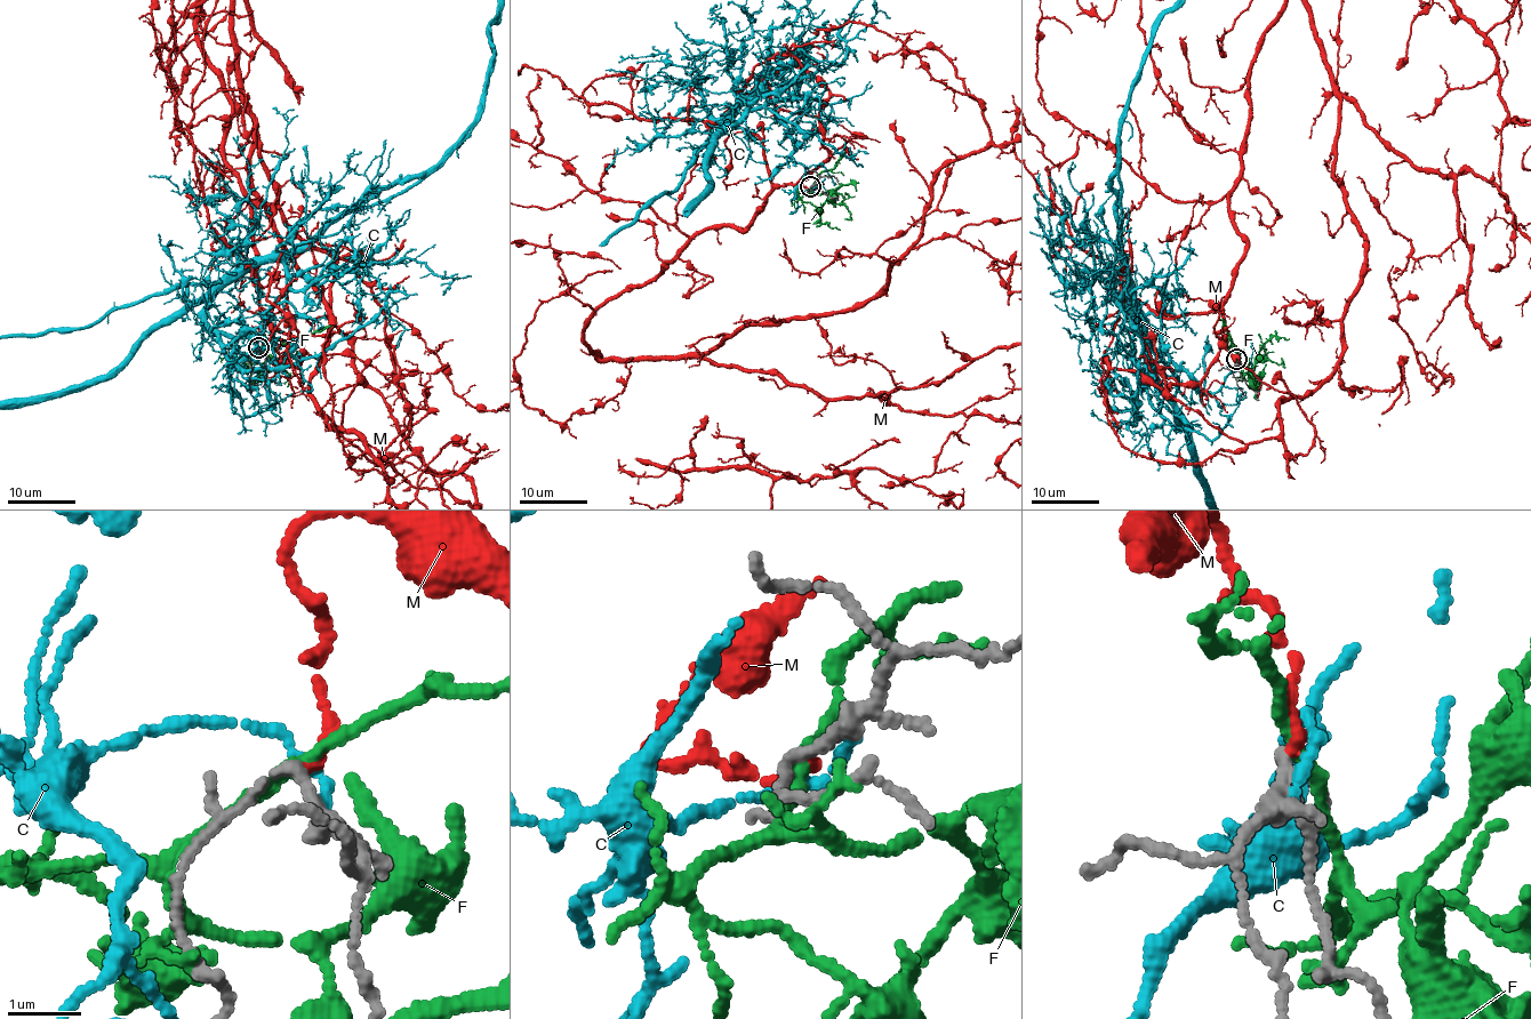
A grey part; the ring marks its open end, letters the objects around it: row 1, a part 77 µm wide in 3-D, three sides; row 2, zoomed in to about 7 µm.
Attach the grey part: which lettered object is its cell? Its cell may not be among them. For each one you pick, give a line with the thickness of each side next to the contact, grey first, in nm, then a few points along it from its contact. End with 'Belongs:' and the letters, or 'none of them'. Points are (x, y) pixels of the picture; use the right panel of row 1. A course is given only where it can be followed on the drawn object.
Belongs: none of them

